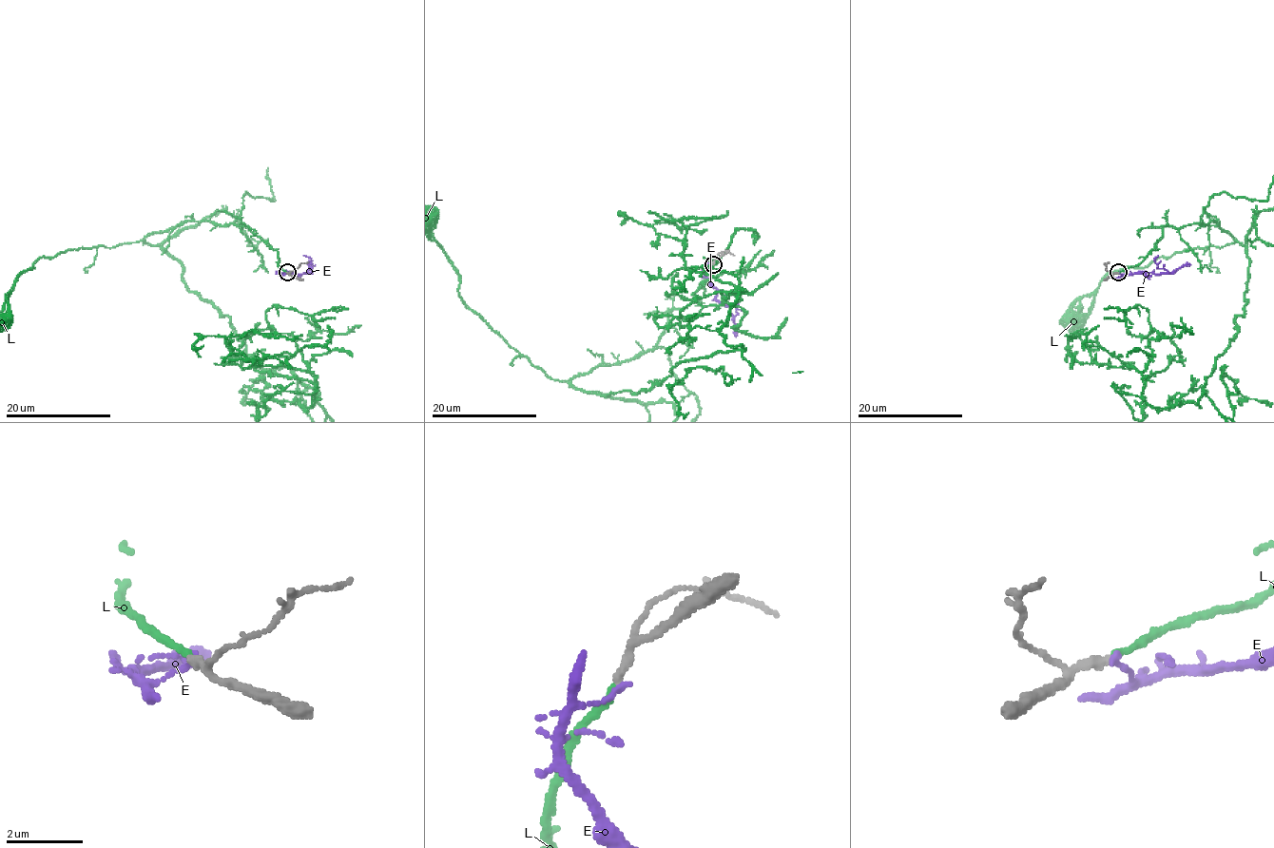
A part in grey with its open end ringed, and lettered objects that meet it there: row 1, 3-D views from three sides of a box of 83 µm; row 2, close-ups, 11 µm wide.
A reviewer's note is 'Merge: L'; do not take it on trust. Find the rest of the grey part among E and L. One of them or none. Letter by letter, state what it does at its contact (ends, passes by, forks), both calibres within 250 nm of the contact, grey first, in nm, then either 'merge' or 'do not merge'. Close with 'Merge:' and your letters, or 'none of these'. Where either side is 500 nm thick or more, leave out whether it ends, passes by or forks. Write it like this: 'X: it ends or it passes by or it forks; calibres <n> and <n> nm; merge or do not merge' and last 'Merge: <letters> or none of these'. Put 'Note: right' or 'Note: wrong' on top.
Note: right
E: it ends; calibres 200 and 140 nm; do not merge
L: it ends; calibres 200 and 160 nm; merge
Merge: L

